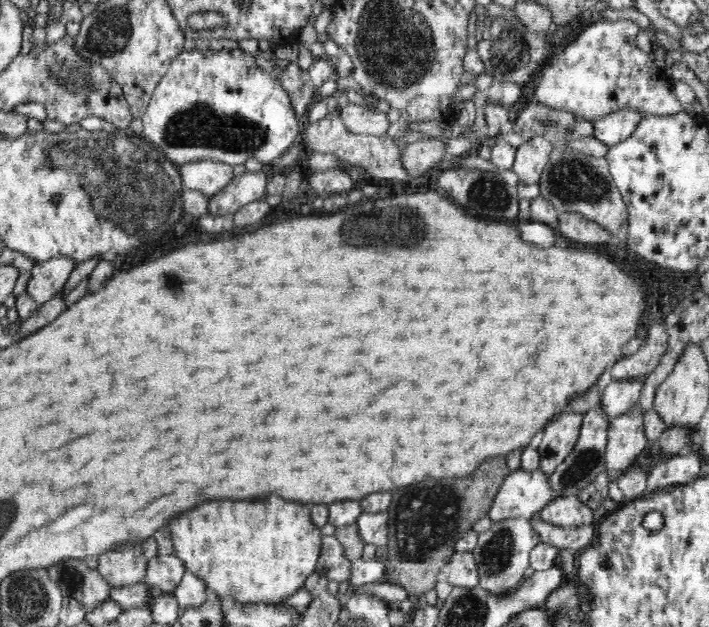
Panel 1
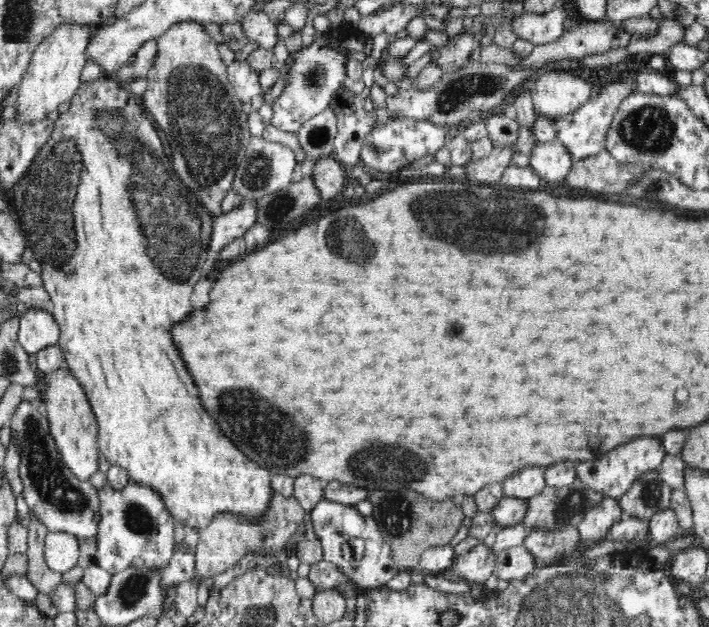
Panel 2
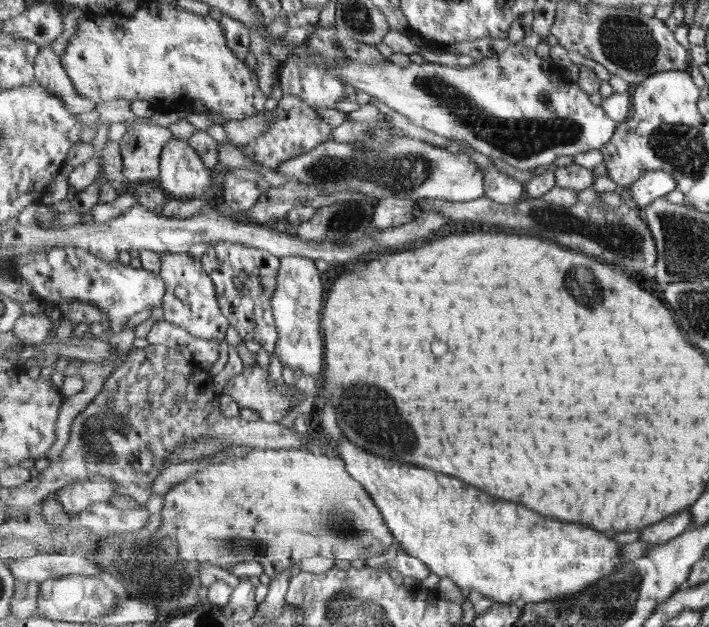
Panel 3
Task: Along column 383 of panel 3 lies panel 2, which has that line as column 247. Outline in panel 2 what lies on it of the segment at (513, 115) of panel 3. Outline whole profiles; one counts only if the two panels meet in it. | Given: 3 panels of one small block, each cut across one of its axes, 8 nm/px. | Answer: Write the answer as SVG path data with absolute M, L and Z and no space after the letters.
M233 61L227 67L227 78L233 95L244 103L256 103L259 95L263 94L259 75L260 72L242 64L242 62Z

